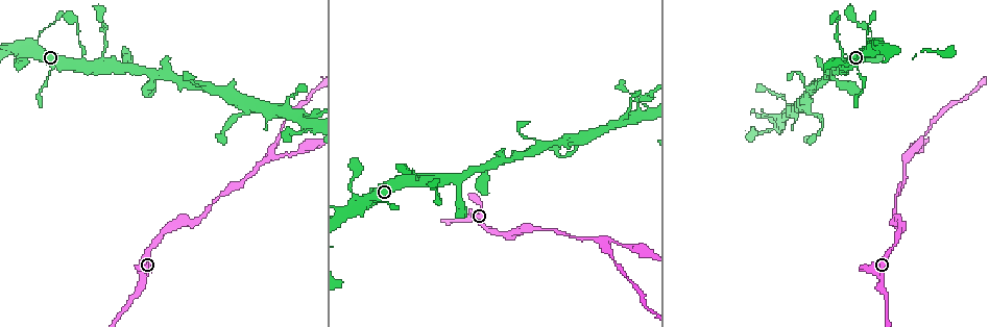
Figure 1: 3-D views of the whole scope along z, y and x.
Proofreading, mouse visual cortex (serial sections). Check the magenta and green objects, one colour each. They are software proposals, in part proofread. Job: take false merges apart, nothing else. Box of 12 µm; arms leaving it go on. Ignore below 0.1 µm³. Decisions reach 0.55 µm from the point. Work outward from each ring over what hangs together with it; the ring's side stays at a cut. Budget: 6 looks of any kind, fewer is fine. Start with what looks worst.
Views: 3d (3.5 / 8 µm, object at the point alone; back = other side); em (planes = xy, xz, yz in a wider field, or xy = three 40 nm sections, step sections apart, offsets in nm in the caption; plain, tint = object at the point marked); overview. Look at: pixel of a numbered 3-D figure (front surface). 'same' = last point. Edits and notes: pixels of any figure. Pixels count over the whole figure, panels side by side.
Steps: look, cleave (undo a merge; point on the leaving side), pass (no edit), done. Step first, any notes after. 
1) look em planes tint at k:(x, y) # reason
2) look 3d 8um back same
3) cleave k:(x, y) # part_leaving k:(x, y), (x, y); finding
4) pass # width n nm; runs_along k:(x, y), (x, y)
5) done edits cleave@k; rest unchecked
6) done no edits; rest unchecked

look 3d 3.5um at 1:(908, 157) # three arms meet

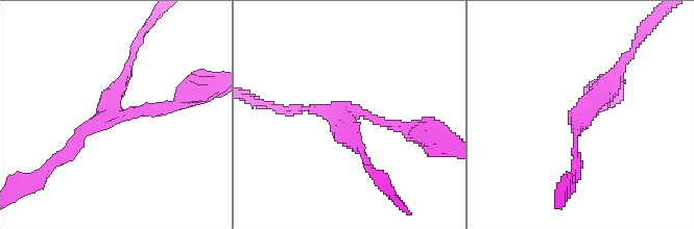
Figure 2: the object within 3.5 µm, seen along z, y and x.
look em planes tint at 2:(107, 113)

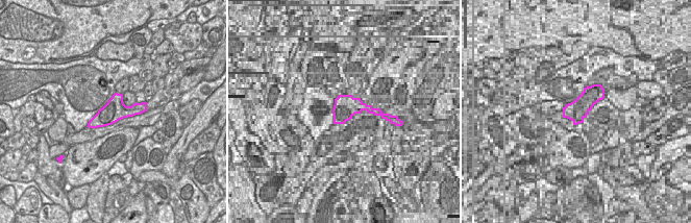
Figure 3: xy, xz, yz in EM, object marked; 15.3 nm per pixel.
pass # width 340 nm; runs_along 2:(61, 157), (109, 112), (172, 106); one cell here

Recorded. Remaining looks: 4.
look 3d 8um at 1:(879, 46) # abrupt turn

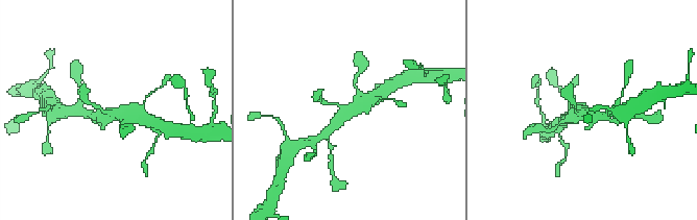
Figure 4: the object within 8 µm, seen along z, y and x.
look 3d 3.5um back at 4:(117, 114) # zoom in

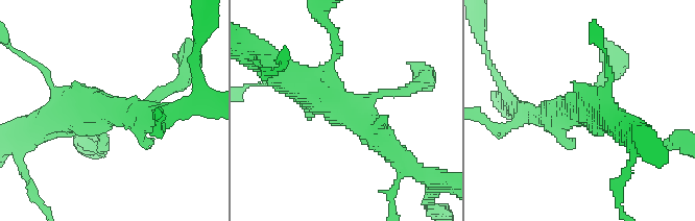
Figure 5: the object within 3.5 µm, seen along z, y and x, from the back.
look em xy step 1 tint at 5:(578, 108)

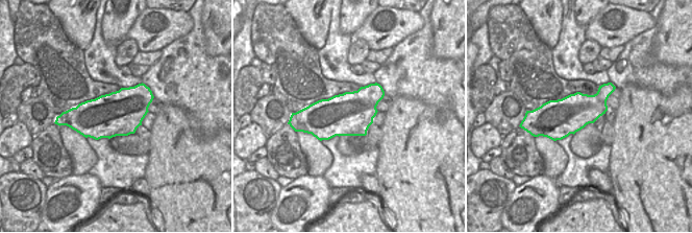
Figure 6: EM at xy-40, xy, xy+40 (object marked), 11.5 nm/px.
pass # continuous, no second cell

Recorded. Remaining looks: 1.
done no edits; rest unchecked

